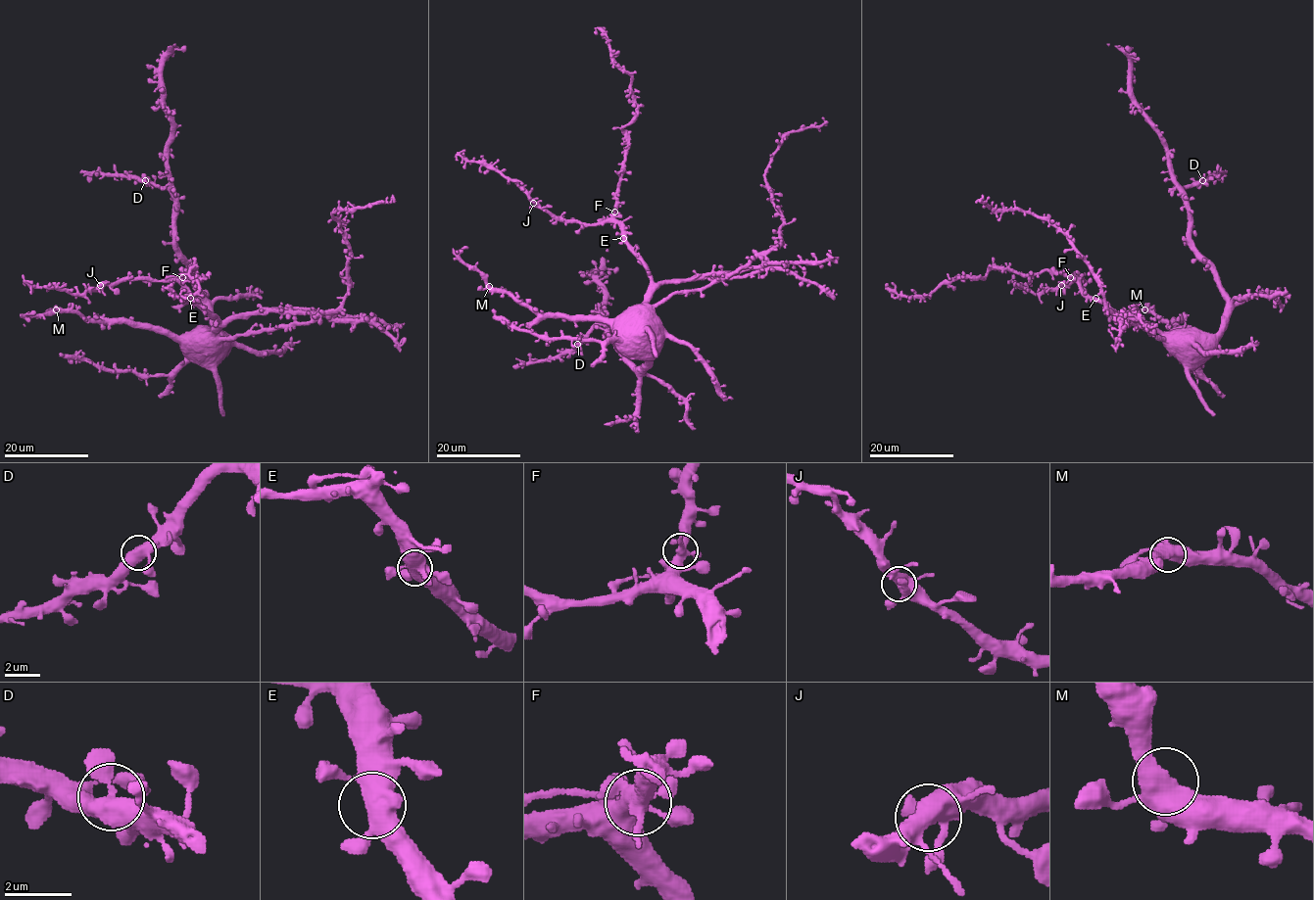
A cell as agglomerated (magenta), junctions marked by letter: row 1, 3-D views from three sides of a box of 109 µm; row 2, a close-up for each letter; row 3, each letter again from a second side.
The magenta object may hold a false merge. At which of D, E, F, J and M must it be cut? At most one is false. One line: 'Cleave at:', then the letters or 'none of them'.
Cleave at: none of them

